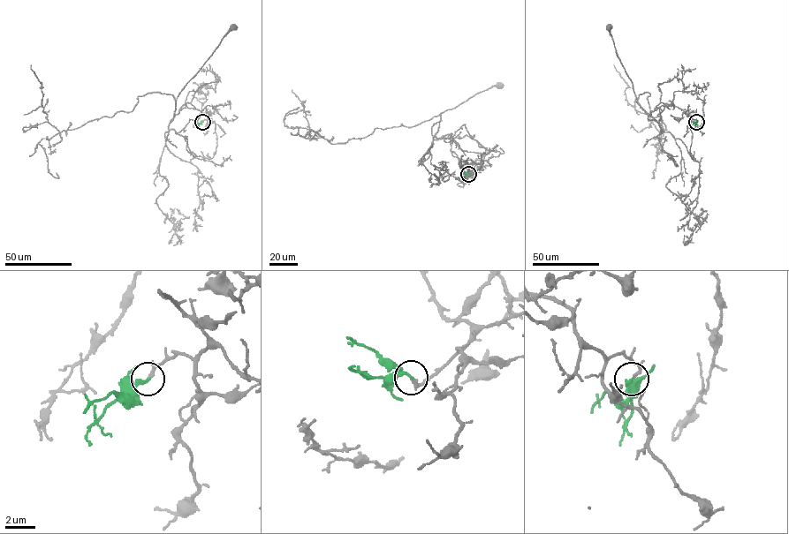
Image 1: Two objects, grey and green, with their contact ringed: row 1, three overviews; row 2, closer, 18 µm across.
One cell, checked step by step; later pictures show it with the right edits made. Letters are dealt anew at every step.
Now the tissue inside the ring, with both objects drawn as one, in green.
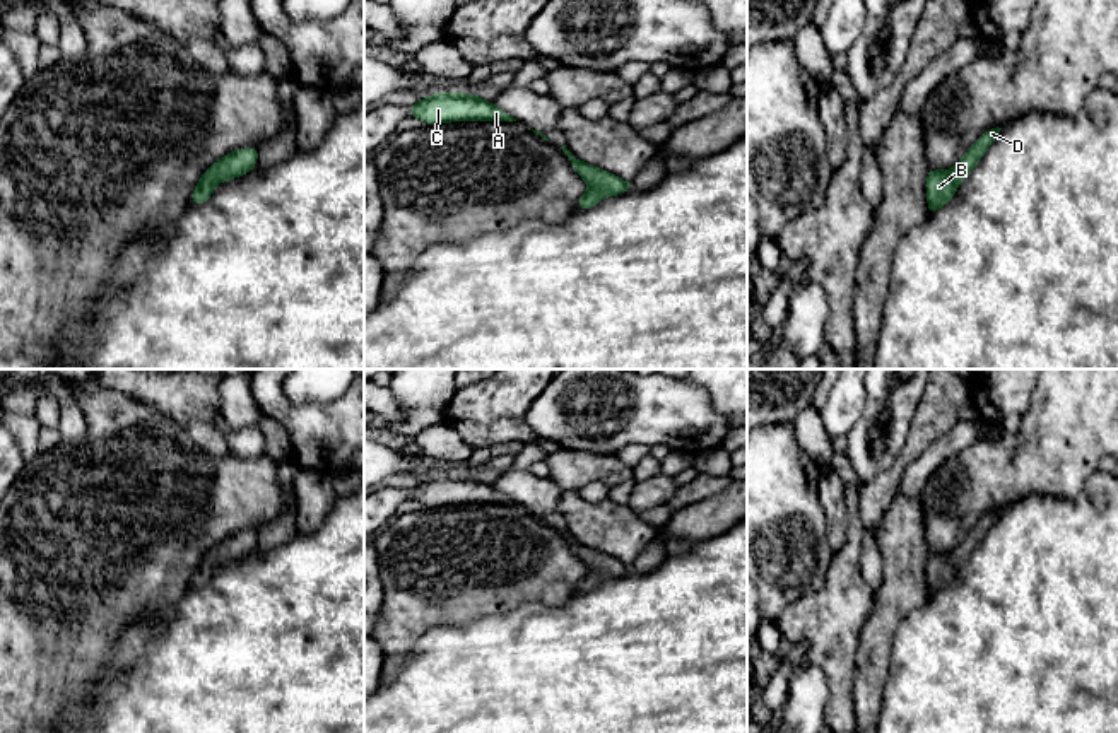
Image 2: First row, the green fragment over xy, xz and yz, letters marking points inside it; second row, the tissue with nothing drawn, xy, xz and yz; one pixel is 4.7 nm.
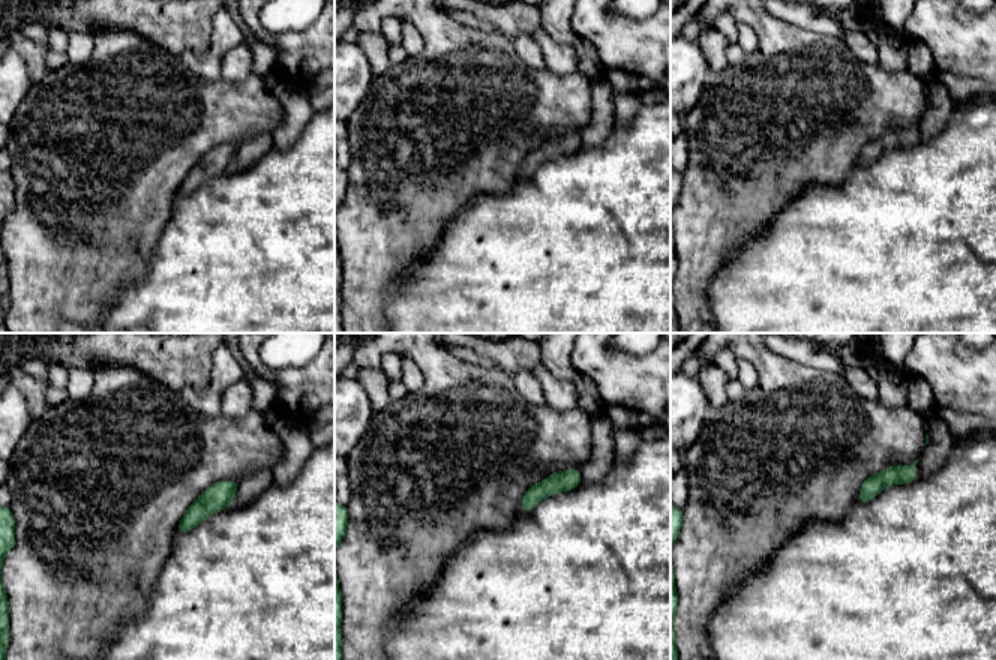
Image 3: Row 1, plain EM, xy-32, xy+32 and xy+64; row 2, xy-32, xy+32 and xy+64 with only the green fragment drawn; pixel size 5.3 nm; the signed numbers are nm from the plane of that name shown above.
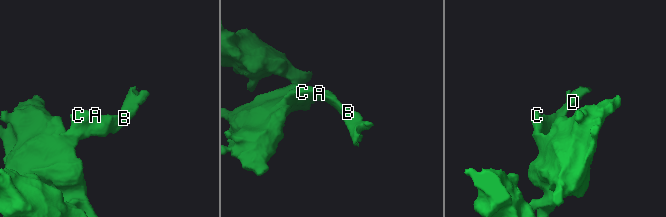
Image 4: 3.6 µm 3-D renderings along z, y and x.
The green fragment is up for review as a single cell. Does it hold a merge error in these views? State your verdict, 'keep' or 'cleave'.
keep

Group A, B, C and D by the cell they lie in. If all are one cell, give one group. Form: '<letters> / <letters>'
A B C D

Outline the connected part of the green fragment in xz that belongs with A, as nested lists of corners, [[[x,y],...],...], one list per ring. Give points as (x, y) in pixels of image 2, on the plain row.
[[[438,475],[421,482],[417,487],[410,489],[410,497],[429,507],[468,502],[516,504],[494,485],[487,485],[477,477],[468,478],[460,475]]]

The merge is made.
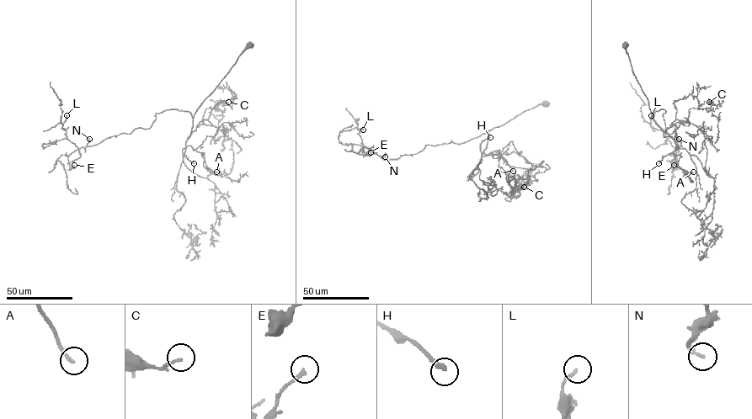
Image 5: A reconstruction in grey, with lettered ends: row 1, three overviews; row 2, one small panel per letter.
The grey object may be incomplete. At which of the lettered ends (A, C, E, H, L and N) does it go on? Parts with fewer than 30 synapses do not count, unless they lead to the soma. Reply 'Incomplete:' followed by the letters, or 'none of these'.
Incomplete: A, H

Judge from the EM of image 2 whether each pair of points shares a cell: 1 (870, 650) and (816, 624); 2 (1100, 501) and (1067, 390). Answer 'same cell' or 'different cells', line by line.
1: different cells
2: different cells

